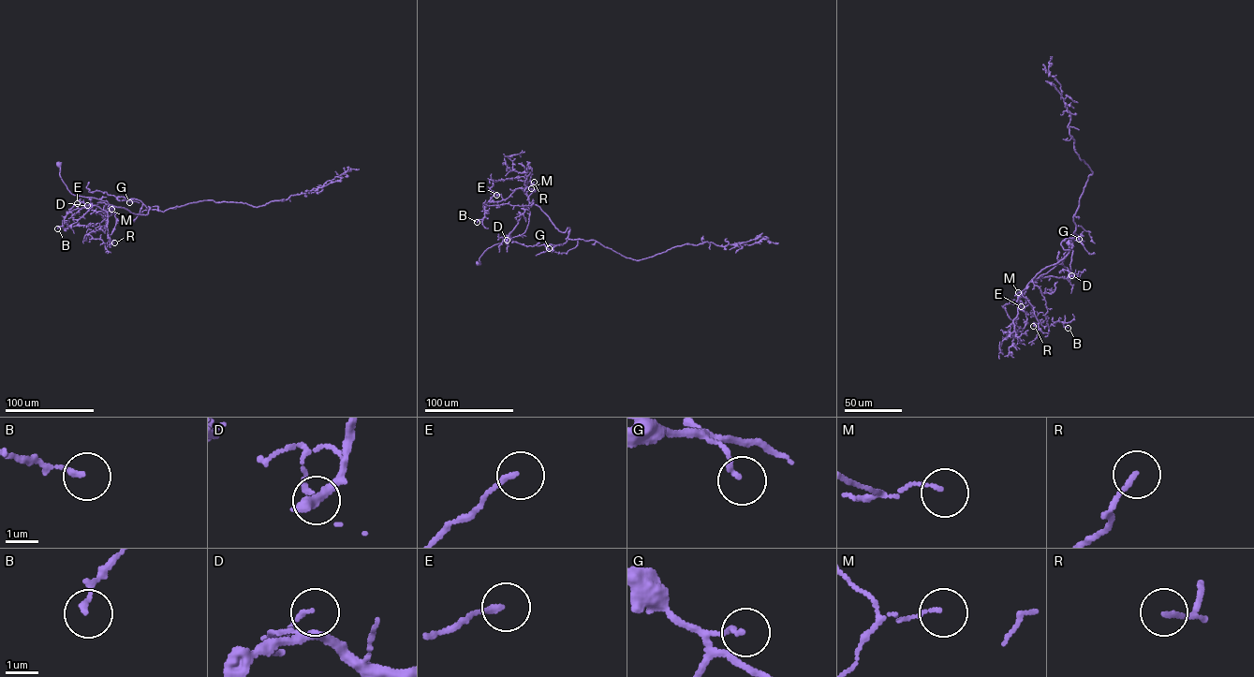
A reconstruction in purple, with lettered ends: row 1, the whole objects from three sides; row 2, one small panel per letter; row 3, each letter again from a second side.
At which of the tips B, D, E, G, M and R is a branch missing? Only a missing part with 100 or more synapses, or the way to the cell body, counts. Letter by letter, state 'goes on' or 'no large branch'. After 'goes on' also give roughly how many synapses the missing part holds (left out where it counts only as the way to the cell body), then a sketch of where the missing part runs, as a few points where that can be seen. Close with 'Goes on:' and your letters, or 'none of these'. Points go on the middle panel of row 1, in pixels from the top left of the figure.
B: no large branch
D: no large branch
E: no large branch
G: no large branch
M: no large branch
R: no large branch
Goes on: none of these

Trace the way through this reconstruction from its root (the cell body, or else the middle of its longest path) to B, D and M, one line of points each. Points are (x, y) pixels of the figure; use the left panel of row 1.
B: (58, 164), (72, 194), (110, 205), (96, 212), (71, 211), (57, 228)
D: (58, 164), (60, 176), (72, 194), (106, 200), (110, 204), (87, 205)
M: (58, 164), (60, 176), (72, 194), (106, 200), (110, 205), (105, 210), (111, 209)

